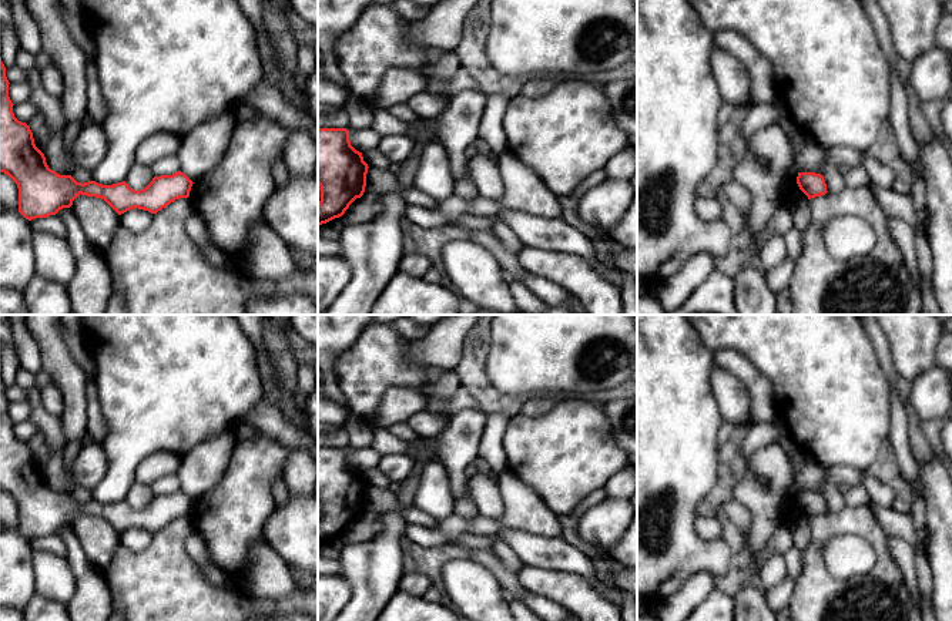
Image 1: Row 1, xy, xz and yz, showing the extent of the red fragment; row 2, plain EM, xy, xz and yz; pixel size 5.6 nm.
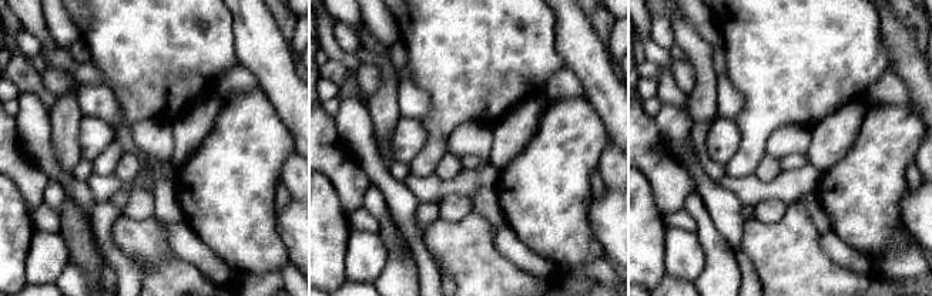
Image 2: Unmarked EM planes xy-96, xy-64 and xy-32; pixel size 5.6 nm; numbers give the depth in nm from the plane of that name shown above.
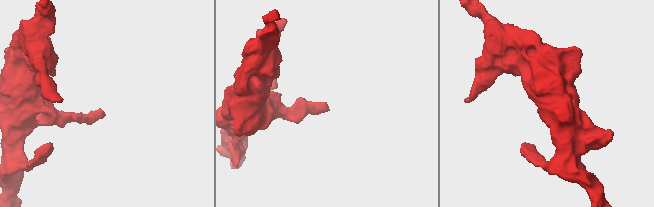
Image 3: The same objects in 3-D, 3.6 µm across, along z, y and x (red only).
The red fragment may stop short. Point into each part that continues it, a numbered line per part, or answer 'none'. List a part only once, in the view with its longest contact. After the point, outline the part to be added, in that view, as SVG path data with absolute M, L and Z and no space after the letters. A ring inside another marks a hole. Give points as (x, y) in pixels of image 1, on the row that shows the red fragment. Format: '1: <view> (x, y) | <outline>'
none

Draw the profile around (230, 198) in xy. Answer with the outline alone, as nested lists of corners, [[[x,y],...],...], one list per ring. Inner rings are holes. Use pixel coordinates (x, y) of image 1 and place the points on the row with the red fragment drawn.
[[[261,114],[254,120],[237,121],[228,148],[218,165],[194,182],[190,191],[190,208],[202,216],[211,244],[239,262],[251,245],[251,231],[262,224],[262,211],[276,188],[274,165],[282,161],[291,128]]]

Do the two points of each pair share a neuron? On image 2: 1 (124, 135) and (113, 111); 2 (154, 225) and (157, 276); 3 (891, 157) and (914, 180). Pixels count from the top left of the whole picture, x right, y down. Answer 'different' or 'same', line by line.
1: same
2: same
3: different

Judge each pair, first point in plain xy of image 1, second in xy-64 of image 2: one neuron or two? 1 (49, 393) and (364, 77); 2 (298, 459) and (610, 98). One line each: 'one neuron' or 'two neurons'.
1: one neuron
2: two neurons

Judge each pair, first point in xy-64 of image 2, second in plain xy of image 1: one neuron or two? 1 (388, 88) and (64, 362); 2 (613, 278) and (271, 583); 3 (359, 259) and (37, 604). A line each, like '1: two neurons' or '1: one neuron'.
1: one neuron
2: one neuron
3: two neurons

